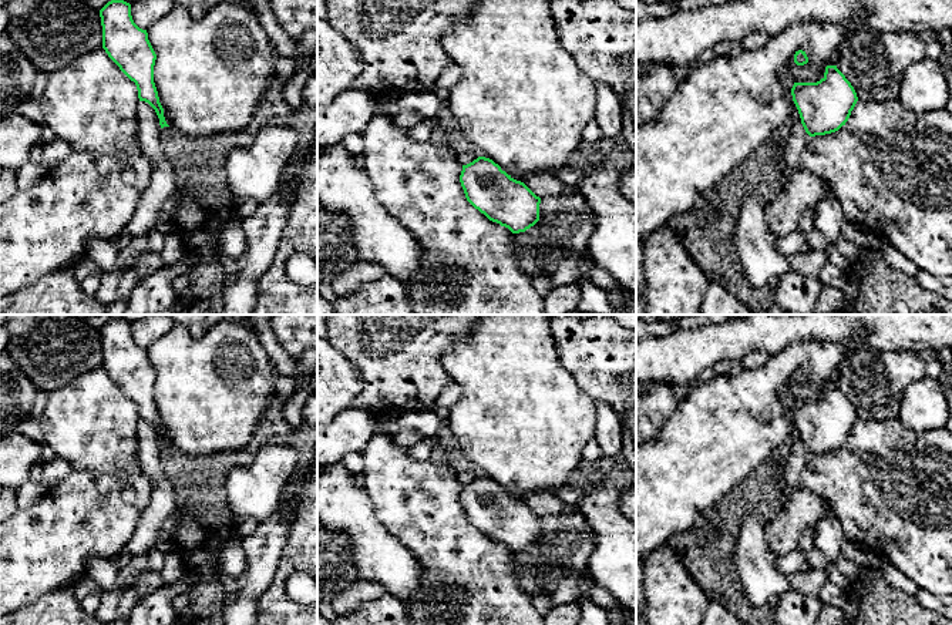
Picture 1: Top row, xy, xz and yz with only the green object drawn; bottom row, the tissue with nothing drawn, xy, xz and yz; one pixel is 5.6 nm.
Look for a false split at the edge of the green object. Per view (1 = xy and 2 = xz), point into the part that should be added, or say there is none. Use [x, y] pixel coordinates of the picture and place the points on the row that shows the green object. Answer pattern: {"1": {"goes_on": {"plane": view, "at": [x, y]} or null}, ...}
{"1": {"goes_on": null}, "2": {"goes_on": null}}

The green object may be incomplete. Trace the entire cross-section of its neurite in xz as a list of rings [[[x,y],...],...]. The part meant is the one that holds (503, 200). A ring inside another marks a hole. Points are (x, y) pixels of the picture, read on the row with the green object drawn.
[[[478,157],[462,165],[460,182],[475,209],[512,233],[525,232],[539,221],[541,198],[490,158]]]

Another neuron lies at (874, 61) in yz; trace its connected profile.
[[[860,30],[840,46],[837,68],[864,103],[898,100],[906,68],[925,58],[925,43],[912,31]]]

